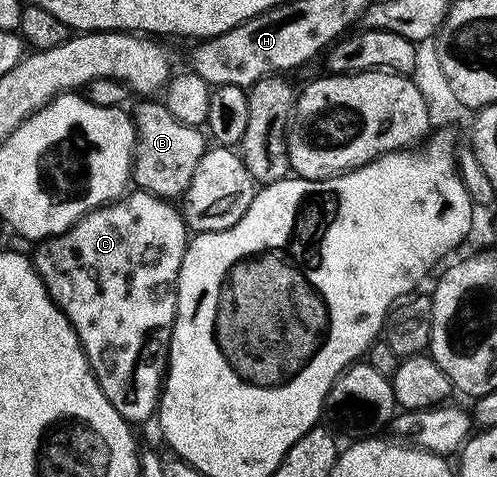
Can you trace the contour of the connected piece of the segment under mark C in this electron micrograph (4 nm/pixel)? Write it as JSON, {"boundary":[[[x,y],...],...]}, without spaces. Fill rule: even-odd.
{"boundary":[[[137,189],[136,194],[132,193],[125,193],[119,200],[109,202],[107,206],[99,206],[97,210],[92,210],[85,214],[83,218],[79,218],[66,232],[41,241],[37,245],[40,247],[36,250],[36,258],[34,254],[34,265],[37,274],[44,282],[46,289],[48,289],[52,301],[68,317],[68,322],[72,325],[73,332],[78,336],[80,346],[84,349],[84,355],[88,358],[88,363],[92,366],[92,371],[96,373],[96,379],[106,396],[106,400],[110,400],[110,404],[114,404],[116,411],[128,423],[137,424],[136,422],[146,421],[151,414],[153,417],[157,413],[160,404],[160,391],[164,385],[164,376],[168,365],[168,341],[172,338],[172,325],[176,322],[176,281],[180,275],[184,253],[188,250],[190,231],[188,223],[184,220],[183,213],[177,207],[175,210],[172,207],[175,205],[169,199],[156,198],[141,189]]]}

